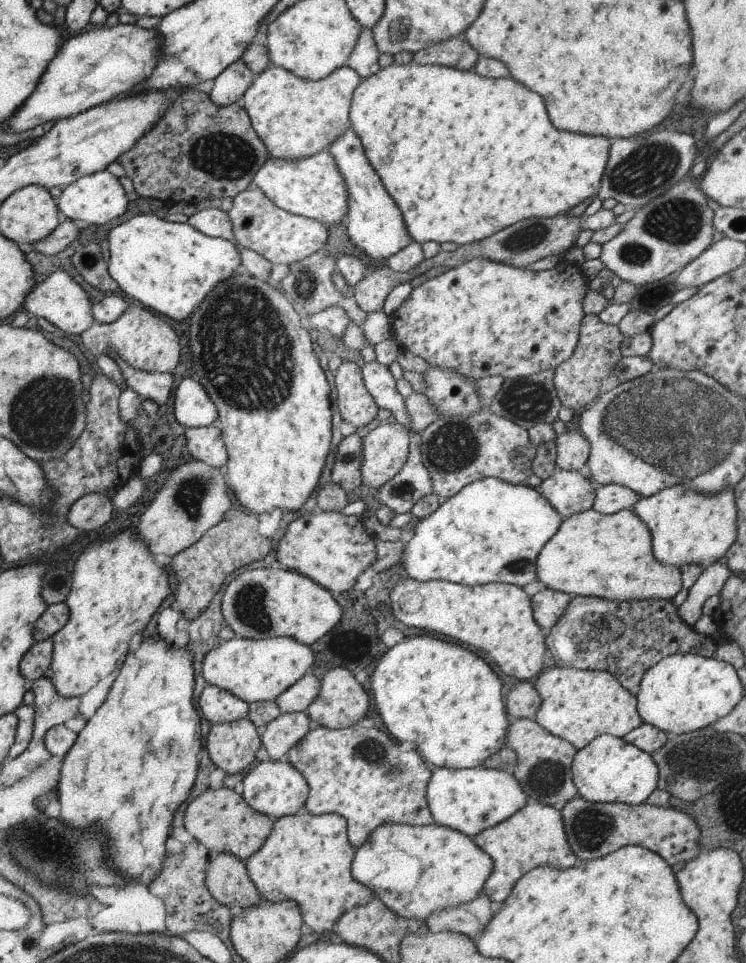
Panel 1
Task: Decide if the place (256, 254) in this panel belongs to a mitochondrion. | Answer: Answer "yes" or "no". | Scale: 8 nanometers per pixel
no

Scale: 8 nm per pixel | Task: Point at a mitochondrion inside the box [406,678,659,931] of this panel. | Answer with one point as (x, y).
(590, 829)

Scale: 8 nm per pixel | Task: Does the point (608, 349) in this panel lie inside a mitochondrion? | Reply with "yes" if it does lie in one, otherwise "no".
no

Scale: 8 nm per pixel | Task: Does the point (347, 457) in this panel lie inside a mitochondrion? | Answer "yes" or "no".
yes

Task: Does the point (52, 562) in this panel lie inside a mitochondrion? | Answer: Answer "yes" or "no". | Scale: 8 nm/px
no

